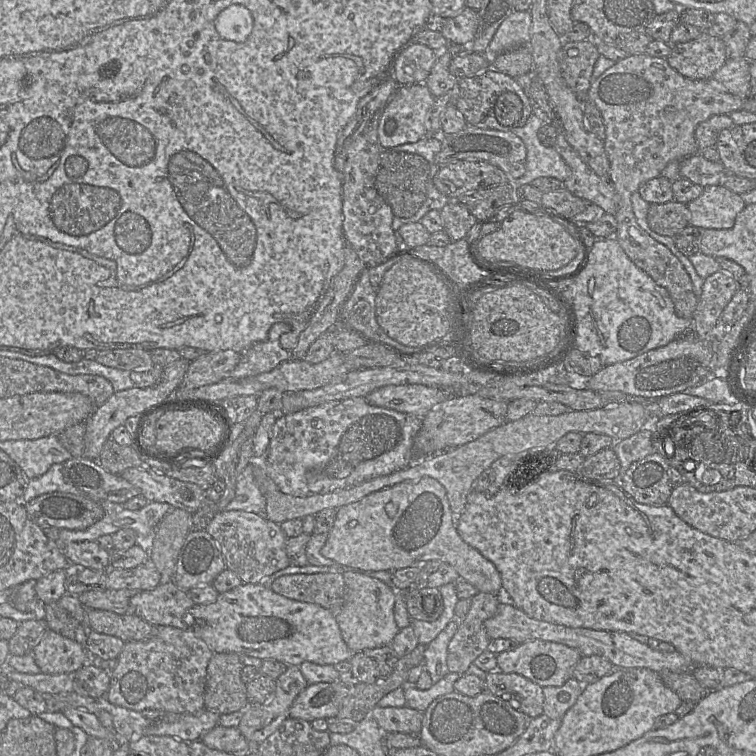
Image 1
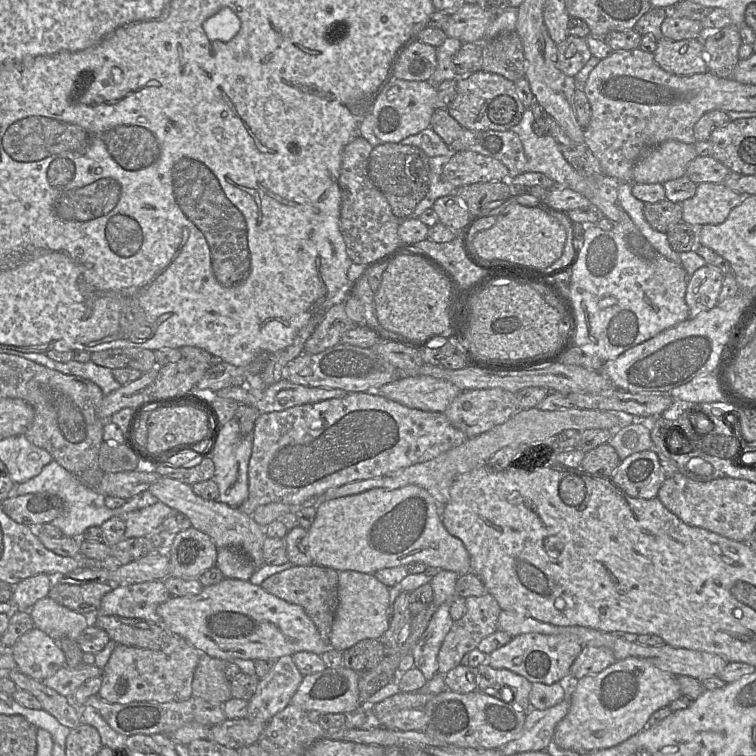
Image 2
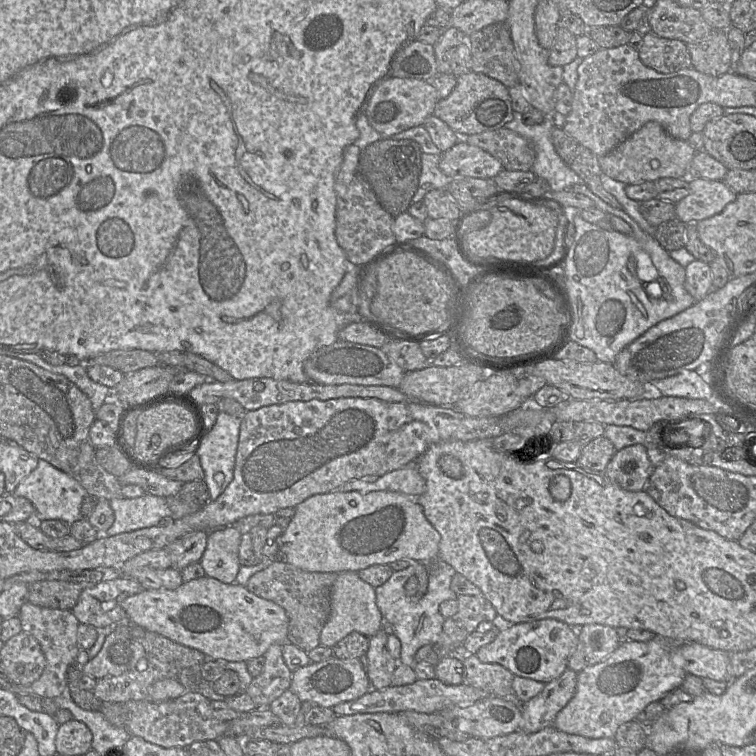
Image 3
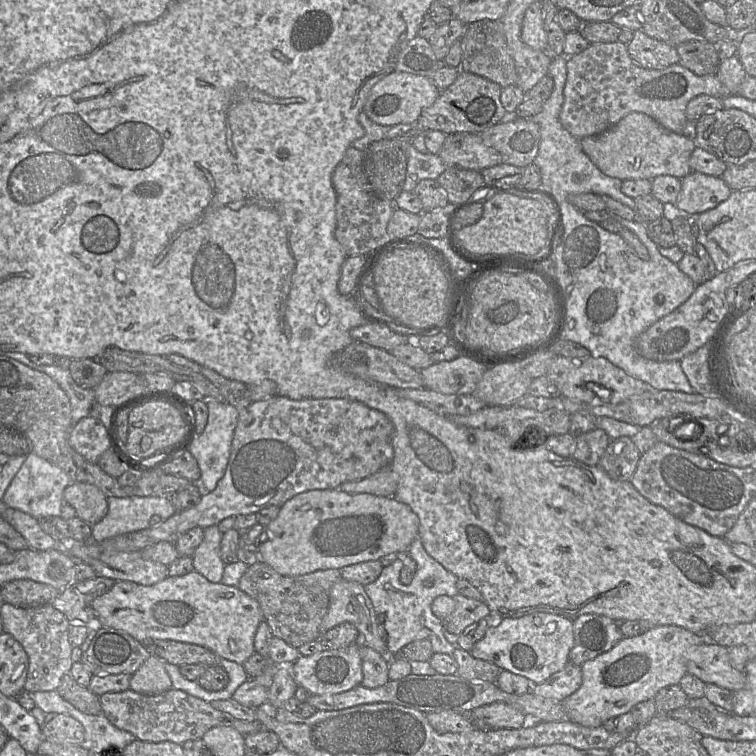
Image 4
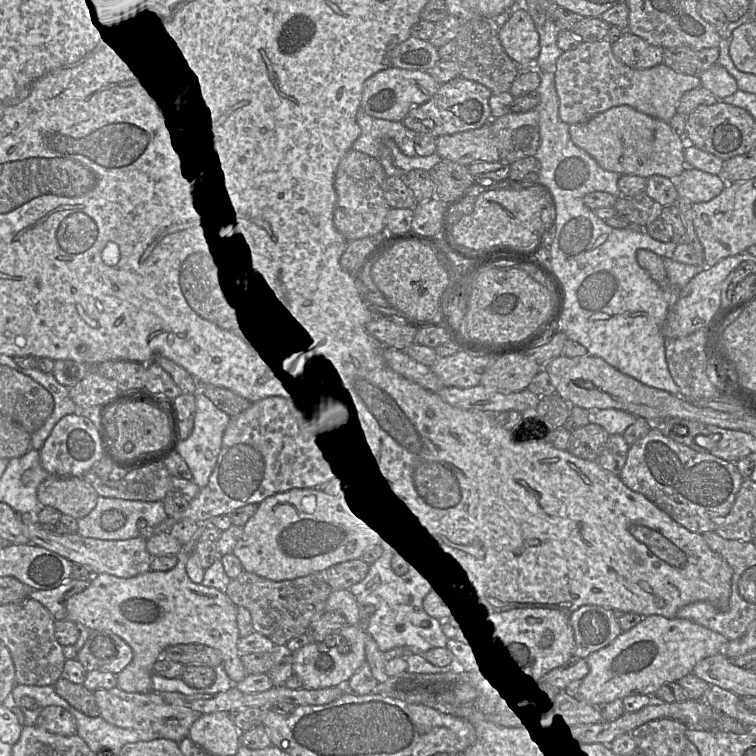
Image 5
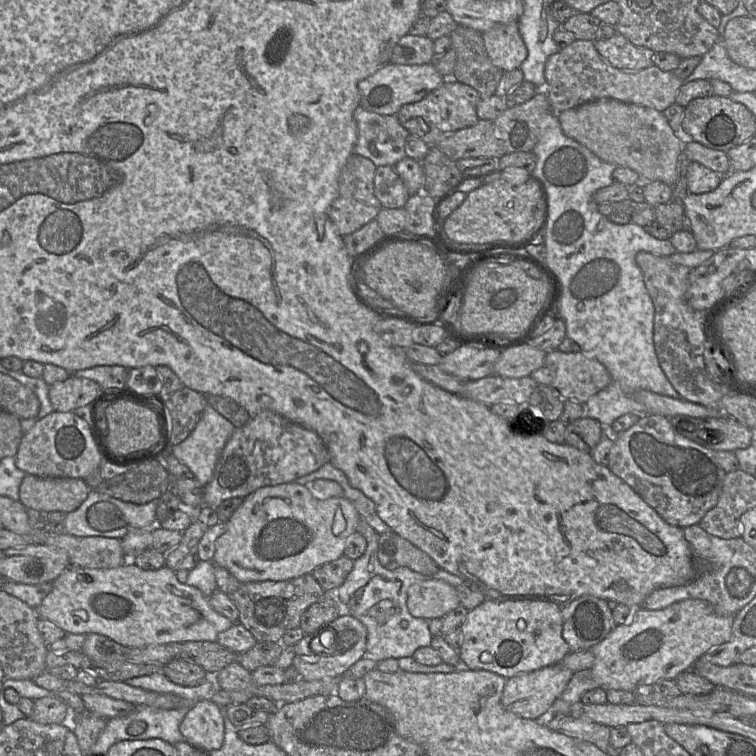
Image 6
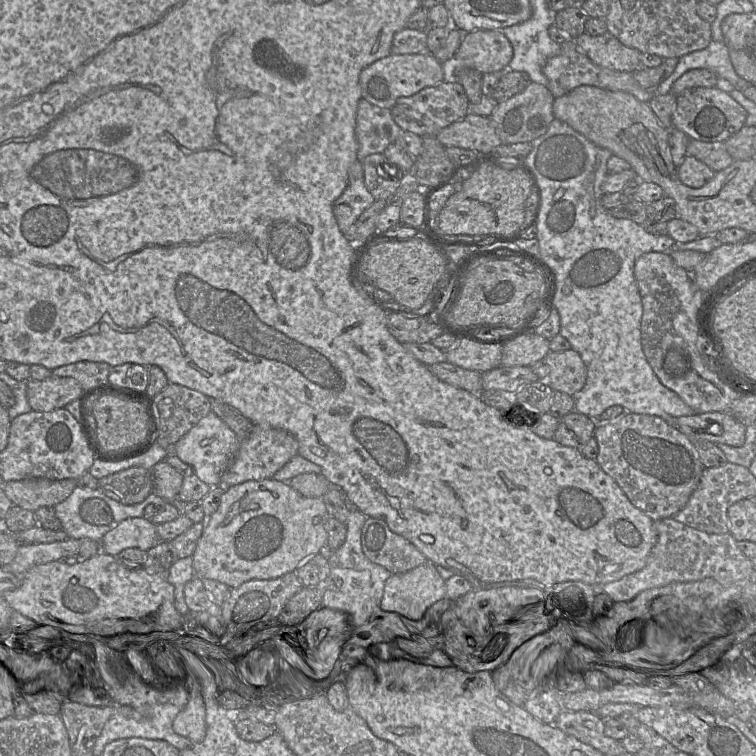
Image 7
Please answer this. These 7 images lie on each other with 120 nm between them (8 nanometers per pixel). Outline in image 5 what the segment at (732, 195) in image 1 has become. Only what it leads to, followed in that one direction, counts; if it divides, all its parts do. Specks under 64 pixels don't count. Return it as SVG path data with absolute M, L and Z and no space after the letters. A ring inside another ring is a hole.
M687 166L676 180L678 197L687 198L692 204L707 202L725 188L725 181L717 175Z

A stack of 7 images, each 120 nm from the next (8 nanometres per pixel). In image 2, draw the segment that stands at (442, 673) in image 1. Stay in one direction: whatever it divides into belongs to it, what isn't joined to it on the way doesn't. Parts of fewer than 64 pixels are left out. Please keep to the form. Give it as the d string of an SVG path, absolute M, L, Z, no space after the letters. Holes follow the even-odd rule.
M447 600L438 607L413 647L414 667L424 674L427 681L438 673L438 653L454 622L450 615L452 603L453 601Z

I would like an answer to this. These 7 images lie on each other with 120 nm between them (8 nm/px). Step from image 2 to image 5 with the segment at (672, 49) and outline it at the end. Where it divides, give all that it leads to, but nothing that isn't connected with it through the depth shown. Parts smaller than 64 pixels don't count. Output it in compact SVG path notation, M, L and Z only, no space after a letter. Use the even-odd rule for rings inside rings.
M624 31L622 36L611 44L614 56L630 68L648 69L663 63L665 48L649 44L629 31Z

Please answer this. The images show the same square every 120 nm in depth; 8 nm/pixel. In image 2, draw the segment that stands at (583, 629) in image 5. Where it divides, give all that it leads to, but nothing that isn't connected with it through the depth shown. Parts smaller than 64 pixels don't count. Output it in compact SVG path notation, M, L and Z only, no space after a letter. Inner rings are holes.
M583 647L570 668L570 677L578 680L597 674L616 661L612 650L606 647Z

